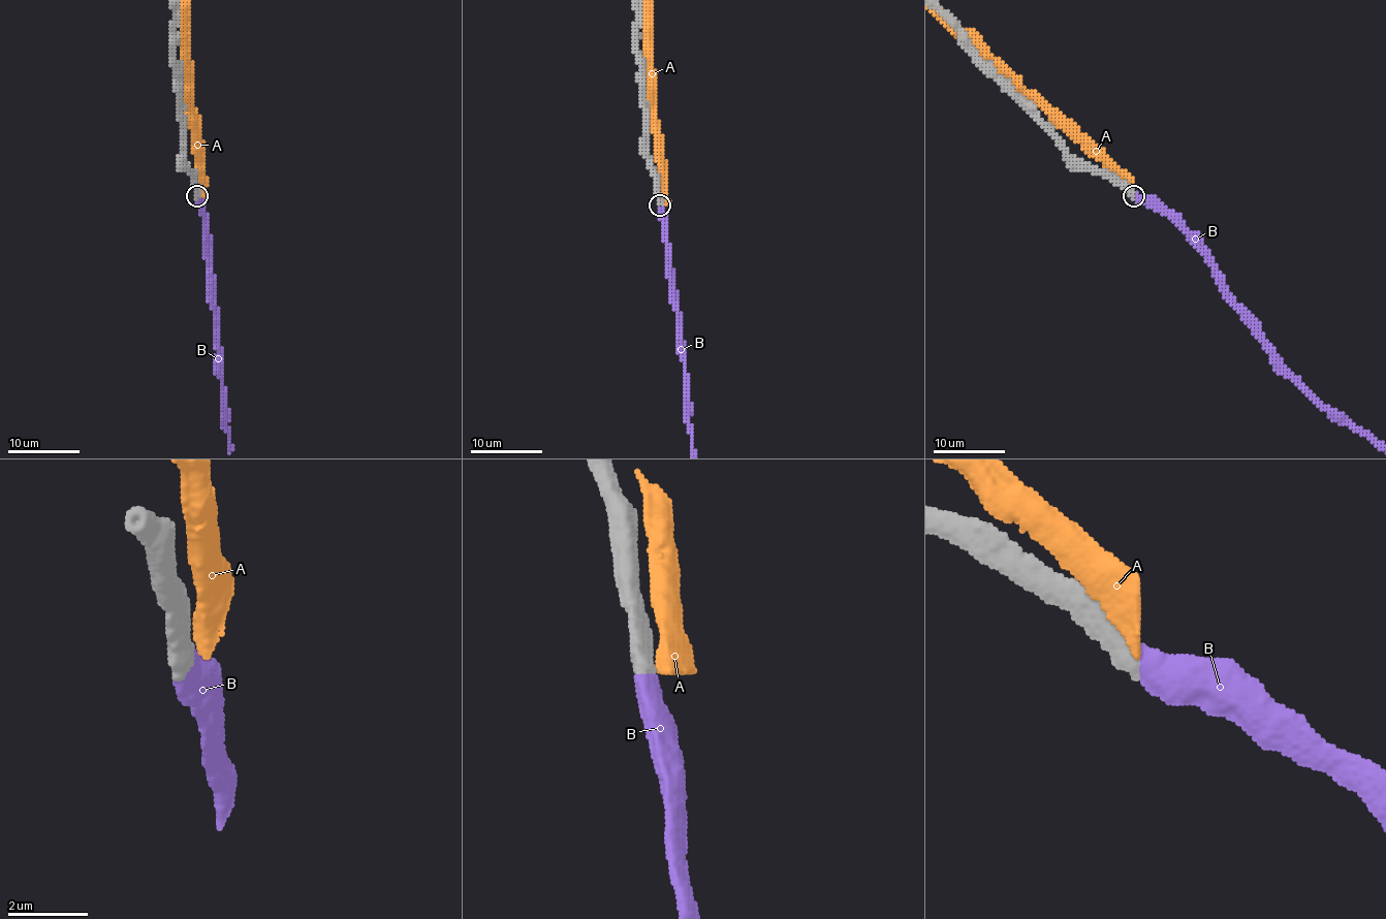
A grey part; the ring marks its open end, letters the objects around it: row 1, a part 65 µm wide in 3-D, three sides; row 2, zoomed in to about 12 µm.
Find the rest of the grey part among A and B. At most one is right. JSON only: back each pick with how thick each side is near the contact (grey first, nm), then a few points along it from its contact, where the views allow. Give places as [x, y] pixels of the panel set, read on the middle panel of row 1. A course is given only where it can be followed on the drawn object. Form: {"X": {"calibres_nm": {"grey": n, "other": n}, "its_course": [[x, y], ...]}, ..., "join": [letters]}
{"B": {"calibres_nm": {"grey": 550, "other": 600}}, "join": ["B"]}

